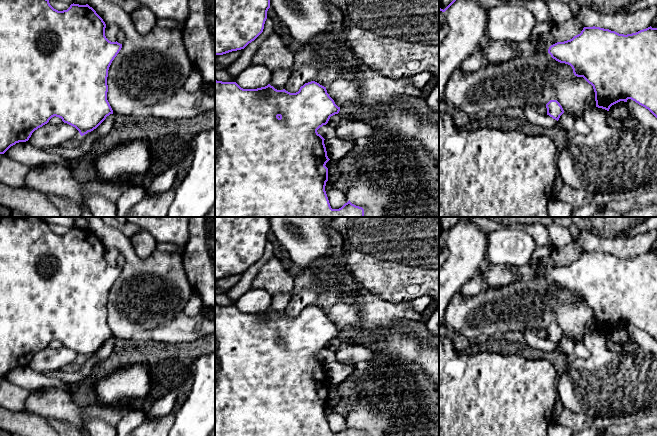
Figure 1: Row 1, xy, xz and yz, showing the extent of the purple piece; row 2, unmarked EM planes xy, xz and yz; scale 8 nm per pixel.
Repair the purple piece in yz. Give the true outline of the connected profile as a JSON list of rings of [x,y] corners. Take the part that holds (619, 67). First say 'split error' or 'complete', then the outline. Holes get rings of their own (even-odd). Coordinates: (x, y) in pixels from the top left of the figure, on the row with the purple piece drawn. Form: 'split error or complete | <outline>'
complete | [[[650,26],[624,35],[600,27],[584,27],[581,33],[572,39],[551,45],[548,53],[556,61],[570,65],[575,76],[583,77],[593,86],[596,107],[609,111],[612,105],[631,99],[657,118],[657,28]]]

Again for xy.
complete | [[[0,0],[0,154],[11,146],[26,142],[32,133],[56,116],[75,127],[81,136],[96,129],[113,110],[107,100],[107,77],[109,67],[122,48],[122,44],[109,41],[105,36],[106,24],[96,11],[88,4],[71,4],[67,10],[54,9],[49,0]]]

